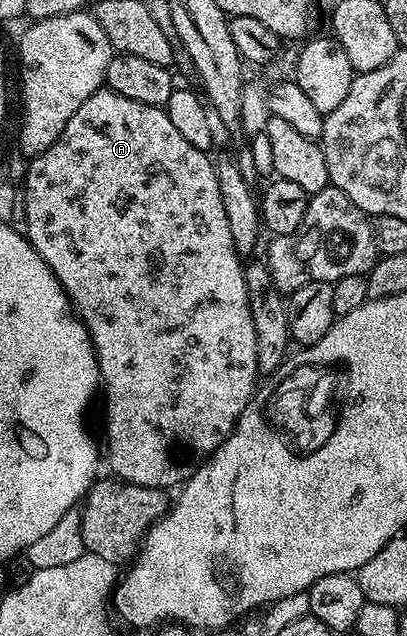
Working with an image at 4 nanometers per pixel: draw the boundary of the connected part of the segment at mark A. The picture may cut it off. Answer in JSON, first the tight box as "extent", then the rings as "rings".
{"extent":[22,86,258,490],"rings":[[[108,86],[101,87],[99,92],[82,102],[70,122],[66,122],[66,126],[52,140],[53,144],[49,143],[44,152],[27,165],[29,168],[24,176],[25,192],[22,192],[23,227],[34,250],[50,266],[64,288],[64,293],[71,300],[73,309],[92,335],[96,361],[100,364],[104,412],[108,415],[108,421],[104,424],[104,436],[108,439],[108,445],[103,445],[102,448],[106,468],[112,471],[109,473],[115,479],[123,483],[169,490],[168,488],[175,489],[183,485],[198,462],[217,452],[222,442],[236,429],[236,419],[242,414],[242,410],[248,408],[258,388],[258,338],[254,330],[252,302],[244,277],[244,264],[230,238],[230,224],[226,222],[226,209],[222,207],[216,164],[211,160],[213,157],[190,146],[190,142],[186,142],[186,138],[178,134],[178,129],[174,127],[174,122],[170,122],[163,107],[128,96],[111,92]]]}

